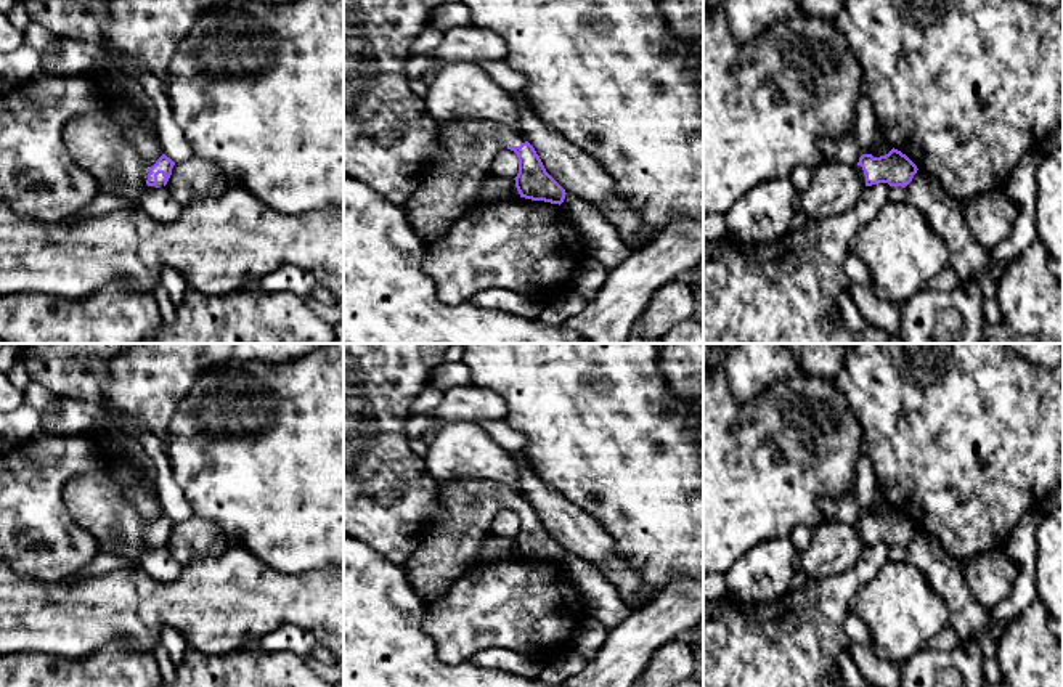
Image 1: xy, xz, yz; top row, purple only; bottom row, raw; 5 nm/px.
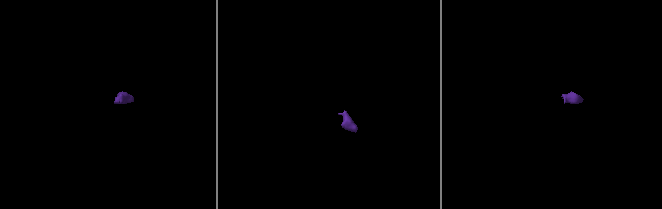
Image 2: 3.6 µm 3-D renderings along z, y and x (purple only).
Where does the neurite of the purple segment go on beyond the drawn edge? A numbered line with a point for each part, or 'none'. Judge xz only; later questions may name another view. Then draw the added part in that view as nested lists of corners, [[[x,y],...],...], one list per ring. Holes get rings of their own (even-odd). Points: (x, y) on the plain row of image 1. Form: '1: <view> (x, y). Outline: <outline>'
1: xz (468, 506). Outline: [[[487,480],[440,482],[438,498],[442,515],[434,531],[403,565],[409,584],[426,602],[448,592],[470,568],[496,514],[527,501],[520,490]]]

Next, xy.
1: xy (93, 500). Outline: [[[108,467],[69,480],[63,490],[63,501],[74,522],[98,541],[100,552],[111,552],[127,559],[127,567],[140,565],[145,552],[156,547],[146,544],[149,528],[156,522],[145,522],[140,517],[133,504],[111,478]]]

